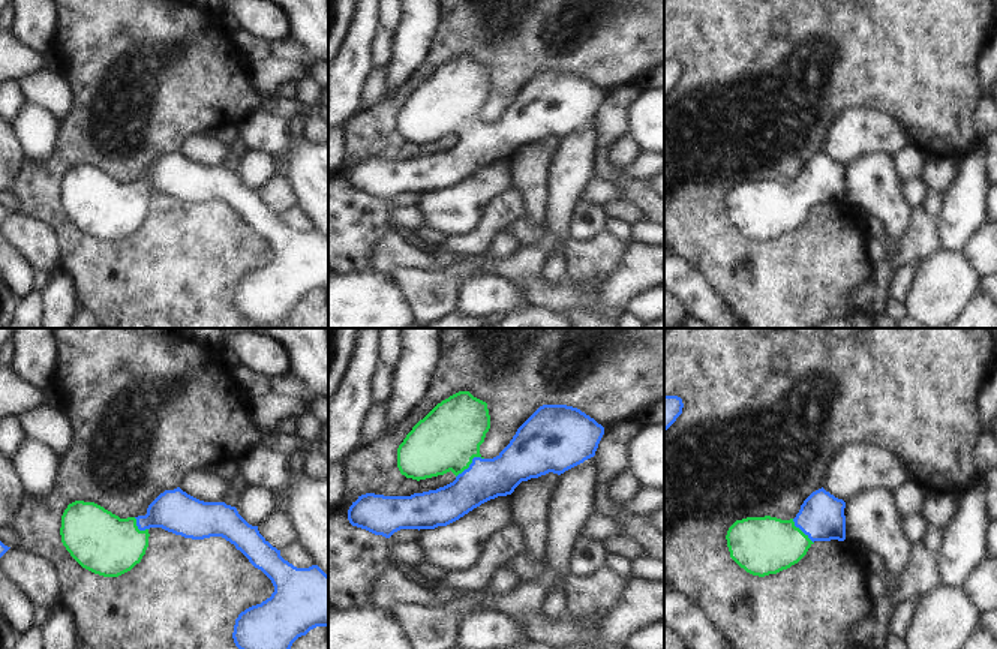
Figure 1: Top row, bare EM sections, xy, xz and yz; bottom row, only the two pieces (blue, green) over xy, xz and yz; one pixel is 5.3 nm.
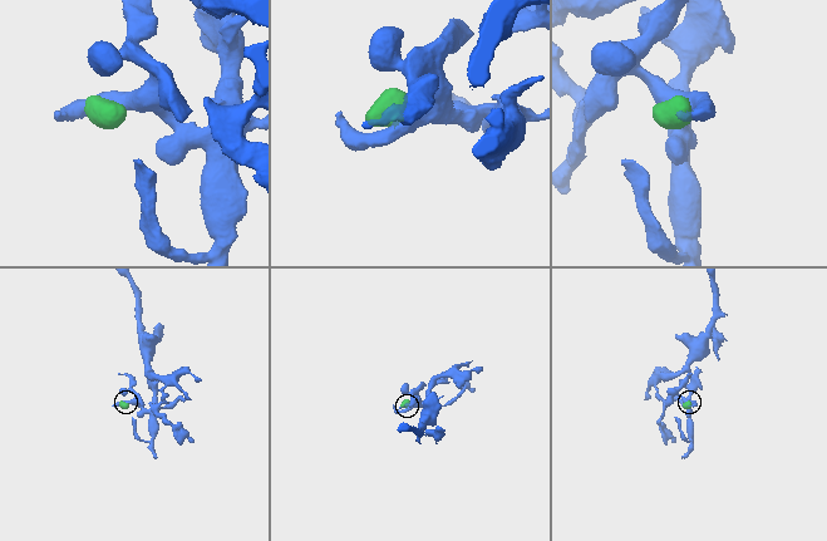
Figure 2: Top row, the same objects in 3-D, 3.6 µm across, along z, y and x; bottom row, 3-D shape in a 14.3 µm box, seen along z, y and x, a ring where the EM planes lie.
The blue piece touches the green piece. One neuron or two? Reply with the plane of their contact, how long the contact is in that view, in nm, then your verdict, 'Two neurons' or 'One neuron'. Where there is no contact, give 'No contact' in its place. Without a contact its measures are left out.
Touches blue in xz. Shared border 190 nm. One neuron.

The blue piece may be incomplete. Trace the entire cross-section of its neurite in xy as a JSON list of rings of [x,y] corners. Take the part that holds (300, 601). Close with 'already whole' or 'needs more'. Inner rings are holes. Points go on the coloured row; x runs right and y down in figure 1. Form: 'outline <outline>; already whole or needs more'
outline [[[177,487],[160,493],[145,516],[120,519],[94,502],[75,501],[61,516],[60,535],[66,550],[82,568],[103,577],[118,577],[141,562],[148,547],[150,528],[192,540],[222,537],[271,580],[271,597],[235,619],[232,639],[238,649],[291,649],[310,630],[328,627],[328,576],[318,565],[297,568],[285,561],[280,550],[259,534],[258,526],[249,525],[235,507],[225,502],[204,502]]]; needs more

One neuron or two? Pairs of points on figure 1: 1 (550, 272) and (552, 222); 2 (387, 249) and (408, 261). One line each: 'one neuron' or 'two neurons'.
1: one neuron
2: one neuron

